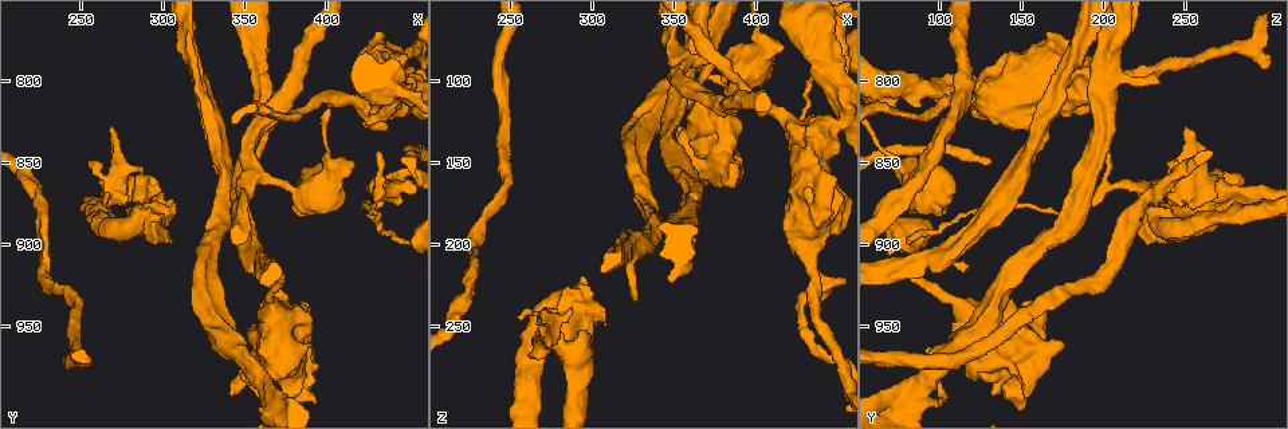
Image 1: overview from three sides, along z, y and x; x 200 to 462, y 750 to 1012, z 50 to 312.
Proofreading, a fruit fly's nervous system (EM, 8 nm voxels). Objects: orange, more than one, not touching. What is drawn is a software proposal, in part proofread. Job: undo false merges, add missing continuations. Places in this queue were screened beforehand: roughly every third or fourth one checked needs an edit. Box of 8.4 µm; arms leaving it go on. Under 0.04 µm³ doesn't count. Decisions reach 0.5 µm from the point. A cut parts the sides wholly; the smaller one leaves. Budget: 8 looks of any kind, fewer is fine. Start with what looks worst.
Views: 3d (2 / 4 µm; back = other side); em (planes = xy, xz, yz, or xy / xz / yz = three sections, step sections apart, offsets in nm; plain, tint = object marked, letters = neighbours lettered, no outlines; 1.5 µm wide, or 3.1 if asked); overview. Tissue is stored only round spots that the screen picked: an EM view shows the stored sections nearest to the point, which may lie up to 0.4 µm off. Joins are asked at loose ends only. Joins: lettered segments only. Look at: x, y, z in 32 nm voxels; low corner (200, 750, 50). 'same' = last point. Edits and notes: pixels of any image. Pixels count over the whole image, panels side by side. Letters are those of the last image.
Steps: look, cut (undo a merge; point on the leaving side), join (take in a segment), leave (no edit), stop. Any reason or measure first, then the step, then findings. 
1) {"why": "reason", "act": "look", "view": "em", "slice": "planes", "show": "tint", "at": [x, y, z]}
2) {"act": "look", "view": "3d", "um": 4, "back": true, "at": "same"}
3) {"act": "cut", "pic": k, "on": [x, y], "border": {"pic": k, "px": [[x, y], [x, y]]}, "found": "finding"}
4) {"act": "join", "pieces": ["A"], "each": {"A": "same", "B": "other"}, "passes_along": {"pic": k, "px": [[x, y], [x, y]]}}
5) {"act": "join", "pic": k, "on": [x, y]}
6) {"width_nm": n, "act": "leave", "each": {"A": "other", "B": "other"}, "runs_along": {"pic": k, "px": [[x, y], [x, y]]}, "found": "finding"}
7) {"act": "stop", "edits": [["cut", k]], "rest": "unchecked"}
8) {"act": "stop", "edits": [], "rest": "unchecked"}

{"why": "branch stops here", "act": "look", "view": "3d", "um": 4, "at": [302, 898, 248]}

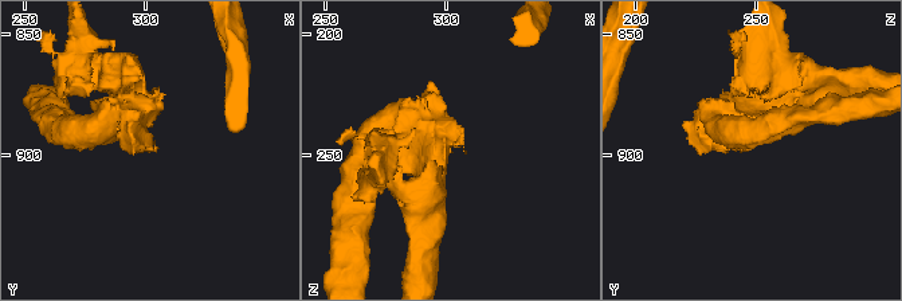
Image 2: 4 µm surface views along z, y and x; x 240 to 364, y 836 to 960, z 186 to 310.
{"why": "need the tissue", "act": "look", "view": "em", "slice": "planes", "show": "letters", "at": [300, 898, 249]}

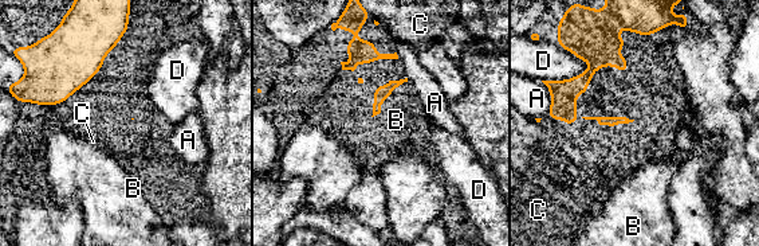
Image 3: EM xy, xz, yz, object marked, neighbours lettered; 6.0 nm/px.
{"act": "leave", "each": {"A": "other", "B": "other", "C": "other", "D": "other"}, "border": {"pic": 3, "px": [[408, 81], [392, 90], [373, 117]]}, "found": "no lettered segment goes on from it"}

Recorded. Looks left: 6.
{"why": "an open end", "act": "look", "view": "em", "slice": "xz", "step": 4, "show": "tint", "at": [326, 798, 234]}

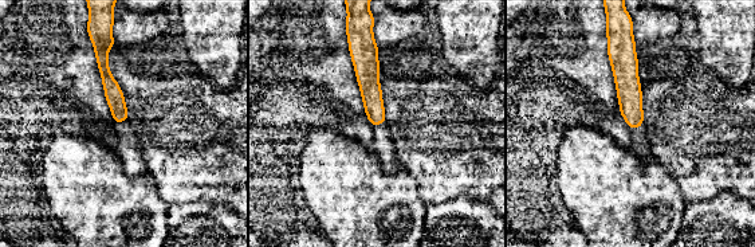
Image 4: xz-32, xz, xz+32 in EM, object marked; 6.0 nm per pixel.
{"why": "see the neighbours", "act": "look", "view": "em", "slice": "xz", "step": 4, "show": "letters", "at": "same"}

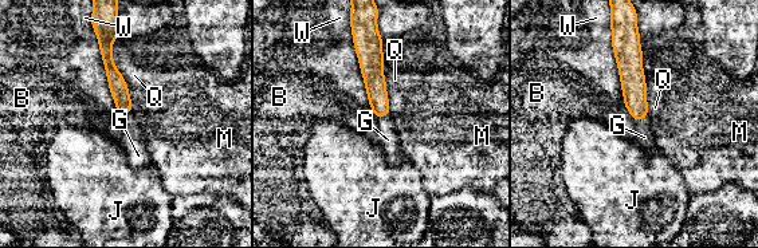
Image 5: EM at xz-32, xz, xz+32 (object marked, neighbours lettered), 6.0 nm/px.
{"width_nm": 100, "act": "join", "pic": 5, "on": [132, 141], "each": {"B": "other", "G": "same", "J": "other", "M": "other", "Q": "other", "W": "other"}, "passes_along": {"pic": 5, "px": [[117, 85], [125, 113], [132, 141]]}, "found": "the neuron continues"}

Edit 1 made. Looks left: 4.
{"why": "calibre changes", "act": "look", "view": "em", "slice": "planes", "show": "letters", "at": [448, 898, 82]}

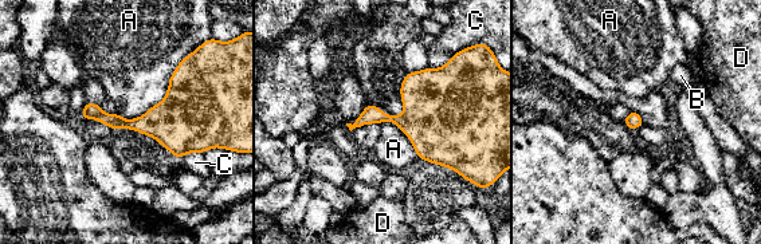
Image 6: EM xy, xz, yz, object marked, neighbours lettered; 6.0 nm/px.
{"longest_contact_nm": ["A", 550], "act": "cut", "pic": 6, "on": [91, 110], "each": {"A": "other", "B": "other", "C": "other", "D": "other"}, "border": {"pic": 6, "px": [[102, 111], [94, 118]]}, "found": "a second neuron is stuck on"}

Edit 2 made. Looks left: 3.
{"act": "stop", "edits": [["join", 5], ["cut", 6]], "rest": "unchecked"}

